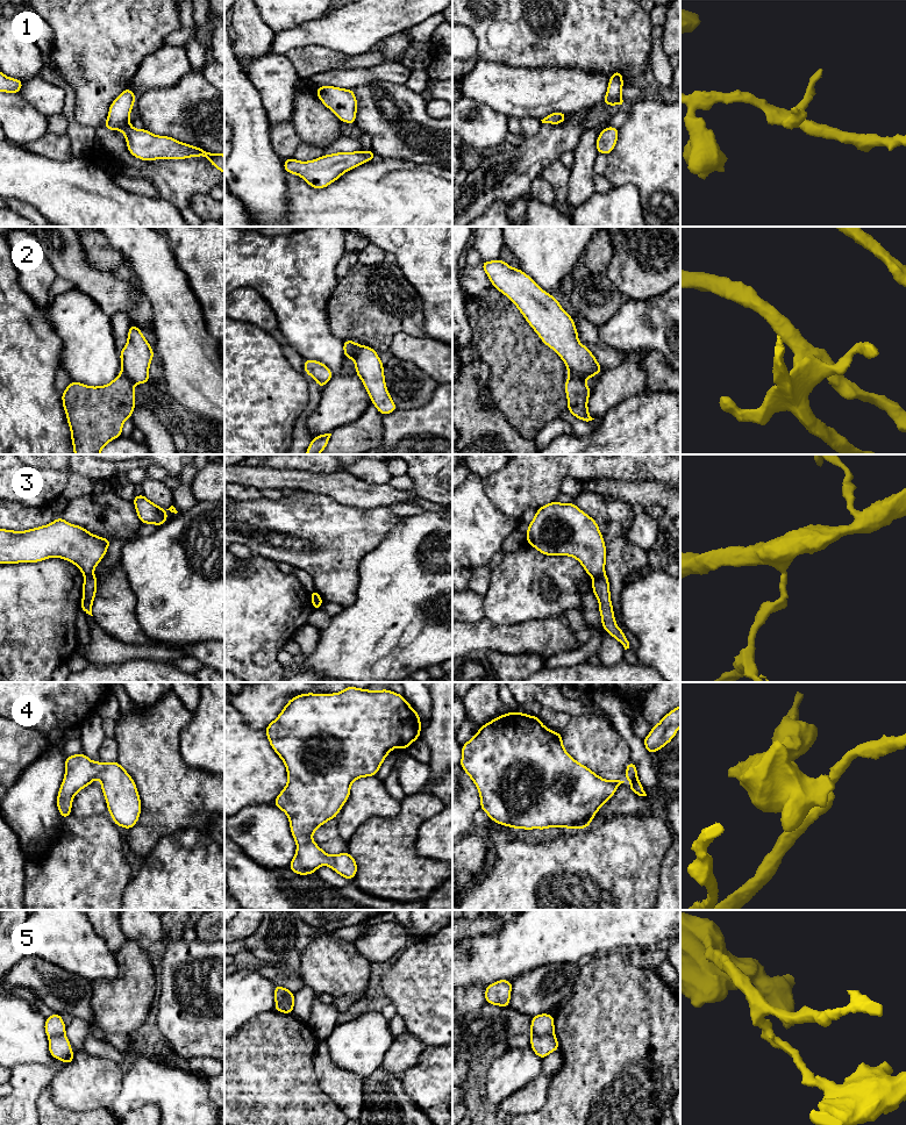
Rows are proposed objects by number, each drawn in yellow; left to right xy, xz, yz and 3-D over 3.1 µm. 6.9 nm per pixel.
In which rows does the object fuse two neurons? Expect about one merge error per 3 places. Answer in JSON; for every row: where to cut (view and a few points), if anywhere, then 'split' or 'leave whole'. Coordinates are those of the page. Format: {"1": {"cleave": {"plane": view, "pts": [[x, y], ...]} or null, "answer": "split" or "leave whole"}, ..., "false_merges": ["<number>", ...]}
{"1": {"cleave": null, "answer": "leave whole"}, "2": {"cleave": {"plane": "yz", "pts": [[569, 373], [584, 380]]}, "answer": "split"}, "3": {"cleave": {"plane": "yz", "pts": [[604, 572], [593, 579]]}, "answer": "split"}, "4": {"cleave": null, "answer": "leave whole"}, "5": {"cleave": {"plane": "yz", "pts": [[553, 1033], [532, 1038]]}, "answer": "split"}, "false_merges": ["2", "3", "5"]}

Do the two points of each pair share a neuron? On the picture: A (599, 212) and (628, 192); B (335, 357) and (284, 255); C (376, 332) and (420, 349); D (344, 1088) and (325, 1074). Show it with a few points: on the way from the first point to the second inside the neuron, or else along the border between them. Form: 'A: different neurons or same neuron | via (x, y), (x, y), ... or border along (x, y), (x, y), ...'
A: same neuron | via (606, 212), (621, 199)
B: same neuron | via (309, 331), (305, 327), (301, 316), (297, 280)
C: different neurons | border along (419, 336), (397, 332), (389, 349)
D: same neuron | via (340, 1084), (329, 1076)

